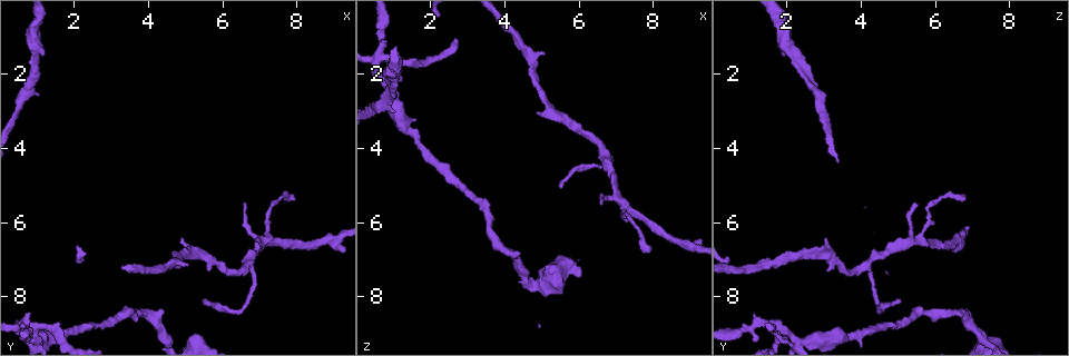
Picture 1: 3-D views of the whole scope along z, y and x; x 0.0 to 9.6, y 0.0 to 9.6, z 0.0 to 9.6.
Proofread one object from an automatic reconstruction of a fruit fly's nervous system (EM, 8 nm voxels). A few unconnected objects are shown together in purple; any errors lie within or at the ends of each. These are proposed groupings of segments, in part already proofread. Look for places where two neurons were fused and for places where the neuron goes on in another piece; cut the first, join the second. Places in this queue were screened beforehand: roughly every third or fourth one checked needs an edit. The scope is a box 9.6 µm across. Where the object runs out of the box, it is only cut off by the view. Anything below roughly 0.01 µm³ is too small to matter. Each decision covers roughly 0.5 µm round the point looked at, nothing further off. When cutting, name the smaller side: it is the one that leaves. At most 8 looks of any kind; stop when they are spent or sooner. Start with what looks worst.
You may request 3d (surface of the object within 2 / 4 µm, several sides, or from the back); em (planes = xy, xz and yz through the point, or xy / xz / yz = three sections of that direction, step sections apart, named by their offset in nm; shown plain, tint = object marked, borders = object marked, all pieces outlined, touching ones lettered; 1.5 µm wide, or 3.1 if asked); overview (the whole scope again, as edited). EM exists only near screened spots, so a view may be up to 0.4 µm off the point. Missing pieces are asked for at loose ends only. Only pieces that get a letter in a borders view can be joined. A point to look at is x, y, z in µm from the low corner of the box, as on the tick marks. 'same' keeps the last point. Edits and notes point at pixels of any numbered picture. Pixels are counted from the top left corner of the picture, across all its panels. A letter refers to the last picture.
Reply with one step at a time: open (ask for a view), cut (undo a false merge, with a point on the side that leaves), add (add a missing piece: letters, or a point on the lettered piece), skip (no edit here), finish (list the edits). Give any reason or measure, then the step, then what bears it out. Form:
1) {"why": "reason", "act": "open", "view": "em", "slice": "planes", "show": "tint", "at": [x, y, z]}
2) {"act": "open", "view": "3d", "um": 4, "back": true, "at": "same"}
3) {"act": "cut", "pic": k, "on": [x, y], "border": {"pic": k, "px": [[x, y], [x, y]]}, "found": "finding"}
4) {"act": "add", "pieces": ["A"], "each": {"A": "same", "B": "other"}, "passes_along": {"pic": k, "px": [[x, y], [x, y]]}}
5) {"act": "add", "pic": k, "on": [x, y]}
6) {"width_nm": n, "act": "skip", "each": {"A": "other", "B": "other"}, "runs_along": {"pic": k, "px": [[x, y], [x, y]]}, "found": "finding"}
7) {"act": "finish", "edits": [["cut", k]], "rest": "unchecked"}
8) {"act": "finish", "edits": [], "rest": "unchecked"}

{"why": "tapers out", "act": "open", "view": "em", "slice": "planes", "show": "plain", "at": [6.60, 5.50, 5.55]}

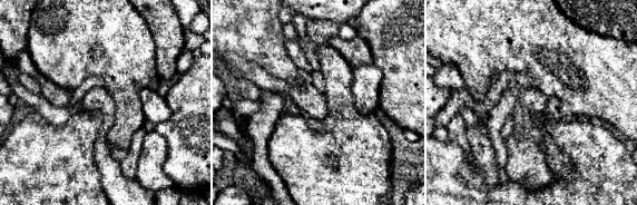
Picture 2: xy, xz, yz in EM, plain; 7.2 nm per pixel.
{"why": "where the object lies", "act": "open", "view": "em", "slice": "planes", "show": "tint", "at": "same"}

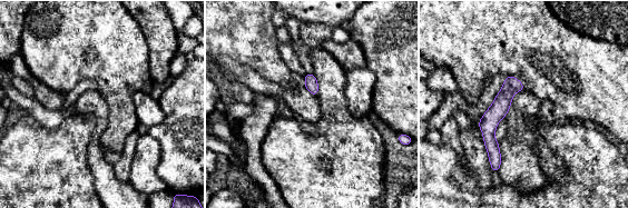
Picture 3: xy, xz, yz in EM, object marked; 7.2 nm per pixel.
{"why": "see the neighbours", "act": "open", "view": "em", "slice": "planes", "show": "borders", "at": "same"}

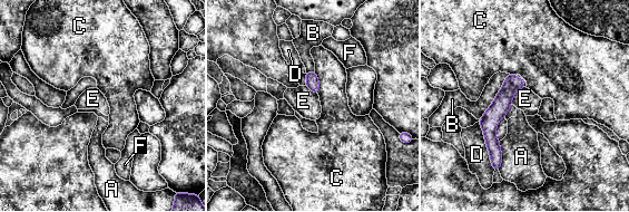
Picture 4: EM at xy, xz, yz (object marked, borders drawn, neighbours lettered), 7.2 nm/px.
{"width_nm": 120, "longest_contact_nm": ["B", 400], "act": "skip", "each": {"A": "other", "B": "other", "C": "other", "D": "other", "E": "other", "F": "other"}, "found": "no lettered piece goes on from it"}

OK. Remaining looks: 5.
{"why": "an open end", "act": "open", "view": "em", "slice": "planes", "show": "borders", "at": [4.85, 6.40, 3.05]}

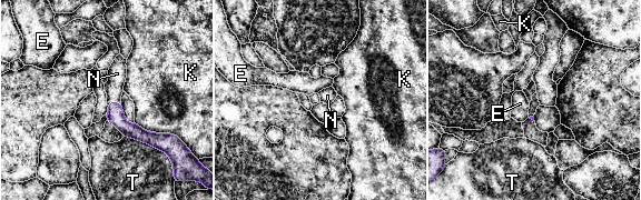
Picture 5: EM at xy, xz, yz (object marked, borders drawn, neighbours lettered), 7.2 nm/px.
{"act": "add", "pieces": ["N"], "each": {"E": "other", "K": "other", "N": "same", "T": "other"}, "passes_along": {"pic": 5, "px": [[115, 116], [114, 101], [117, 73]]}, "found": "the neuron continues"}

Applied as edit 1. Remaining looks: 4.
{"act": "finish", "edits": [["add", 5]], "rest": "unchecked"}

